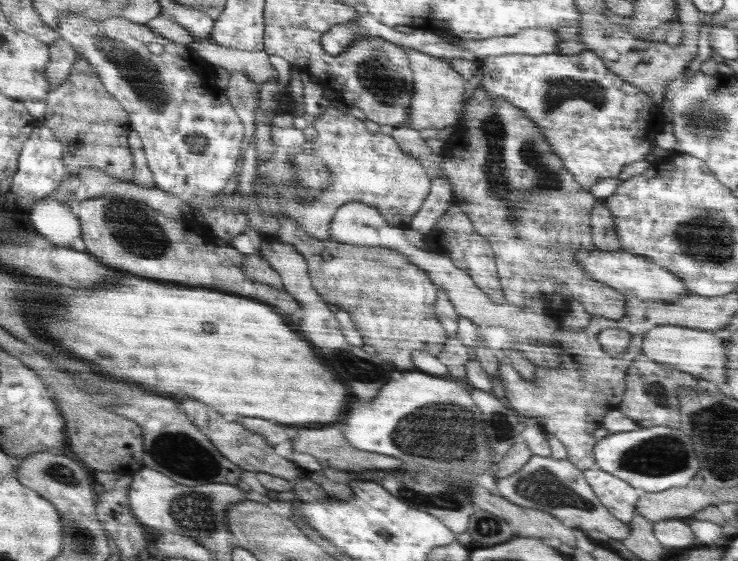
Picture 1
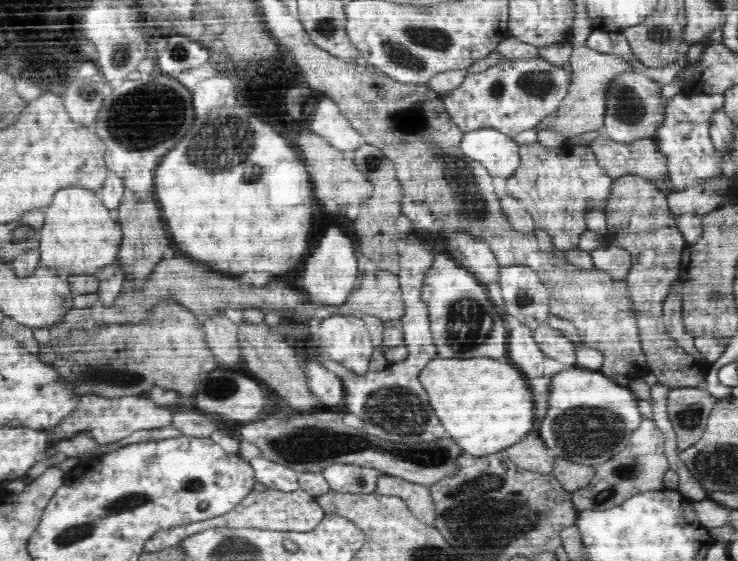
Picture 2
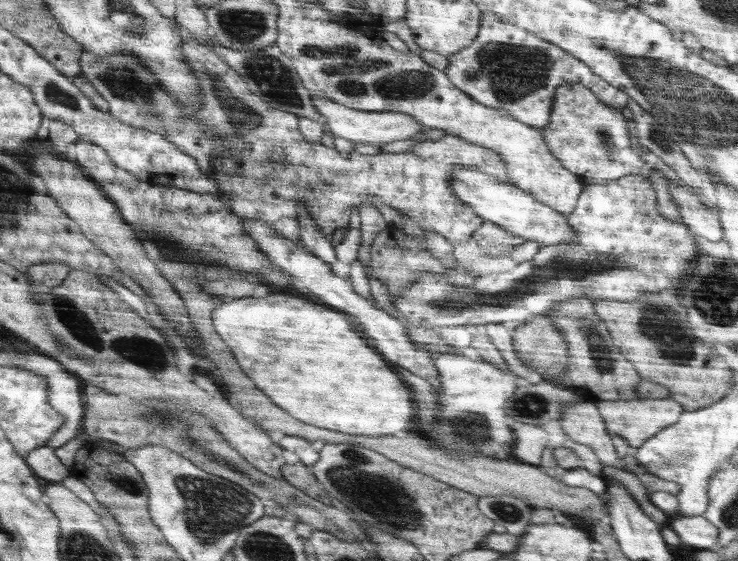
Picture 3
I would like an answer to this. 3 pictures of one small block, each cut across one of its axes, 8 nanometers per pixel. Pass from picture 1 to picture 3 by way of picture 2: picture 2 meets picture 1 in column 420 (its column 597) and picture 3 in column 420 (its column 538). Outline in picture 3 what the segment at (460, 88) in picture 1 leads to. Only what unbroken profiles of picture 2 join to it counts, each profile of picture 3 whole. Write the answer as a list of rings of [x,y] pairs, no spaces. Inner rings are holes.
[[[314,96],[311,100],[314,108],[324,118],[327,118],[330,131],[336,136],[346,138],[346,140],[353,143],[369,143],[382,146],[388,142],[394,142],[394,140],[412,139],[418,132],[424,130],[423,124],[419,123],[411,114],[400,111],[368,112],[356,110],[333,102],[332,98],[322,98],[322,96]]]

